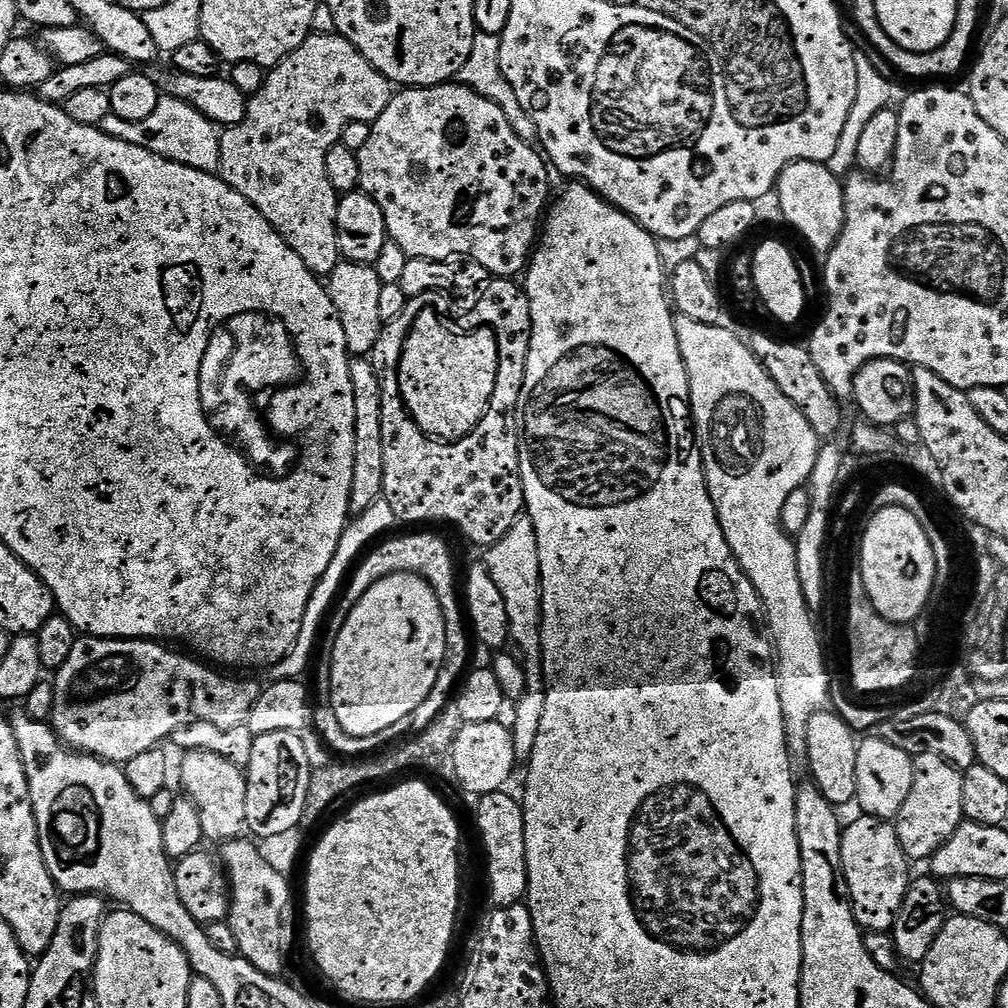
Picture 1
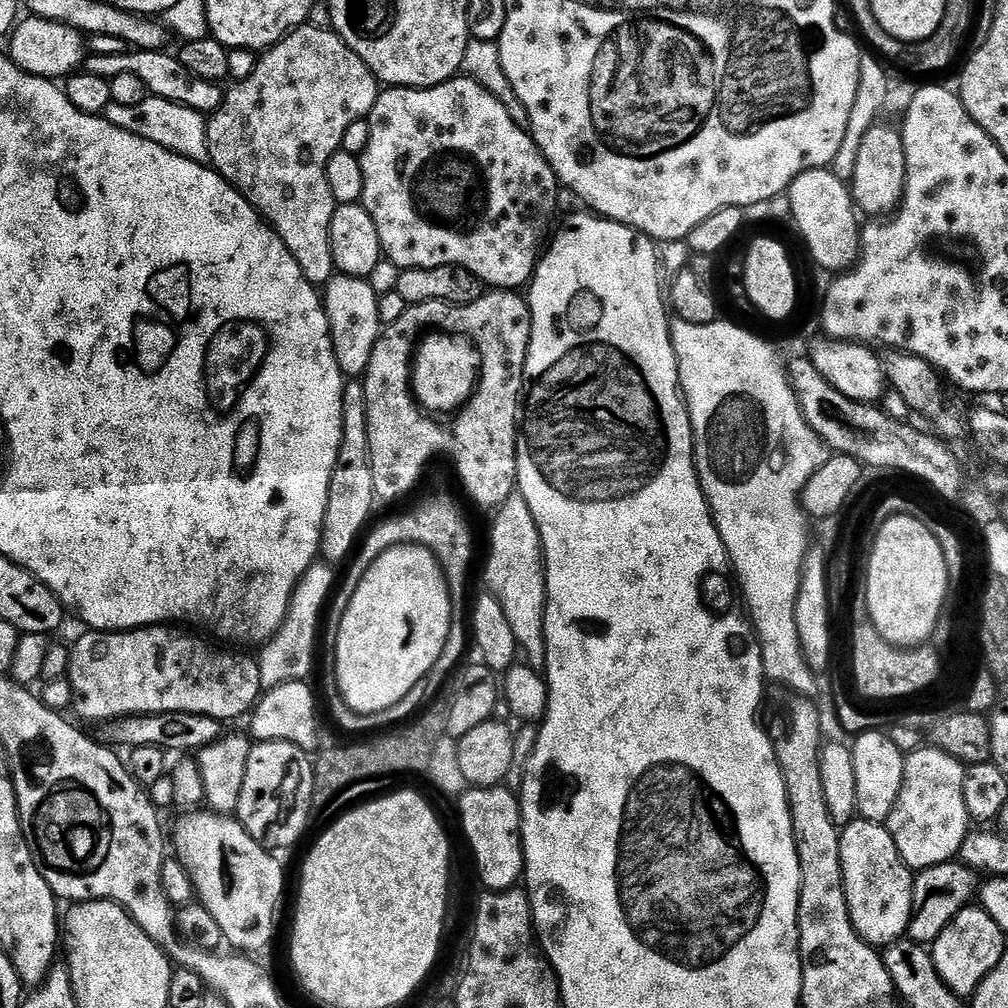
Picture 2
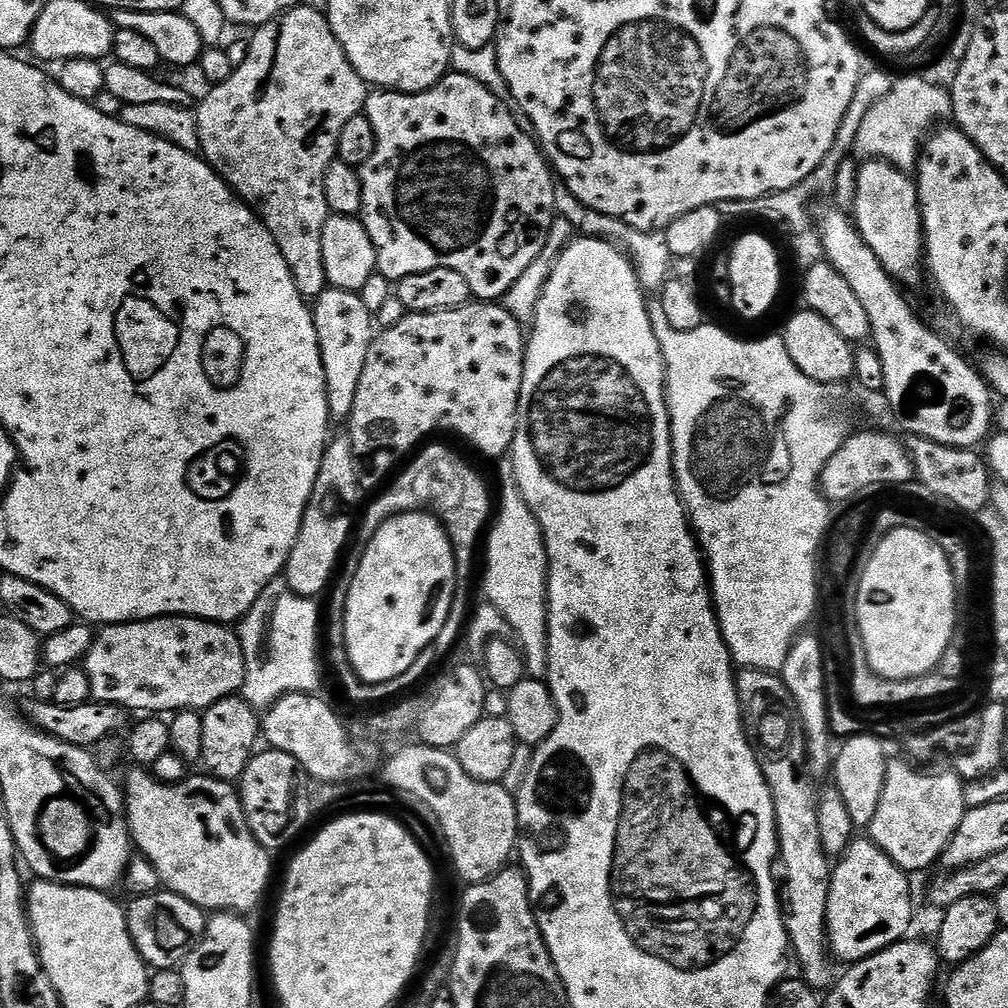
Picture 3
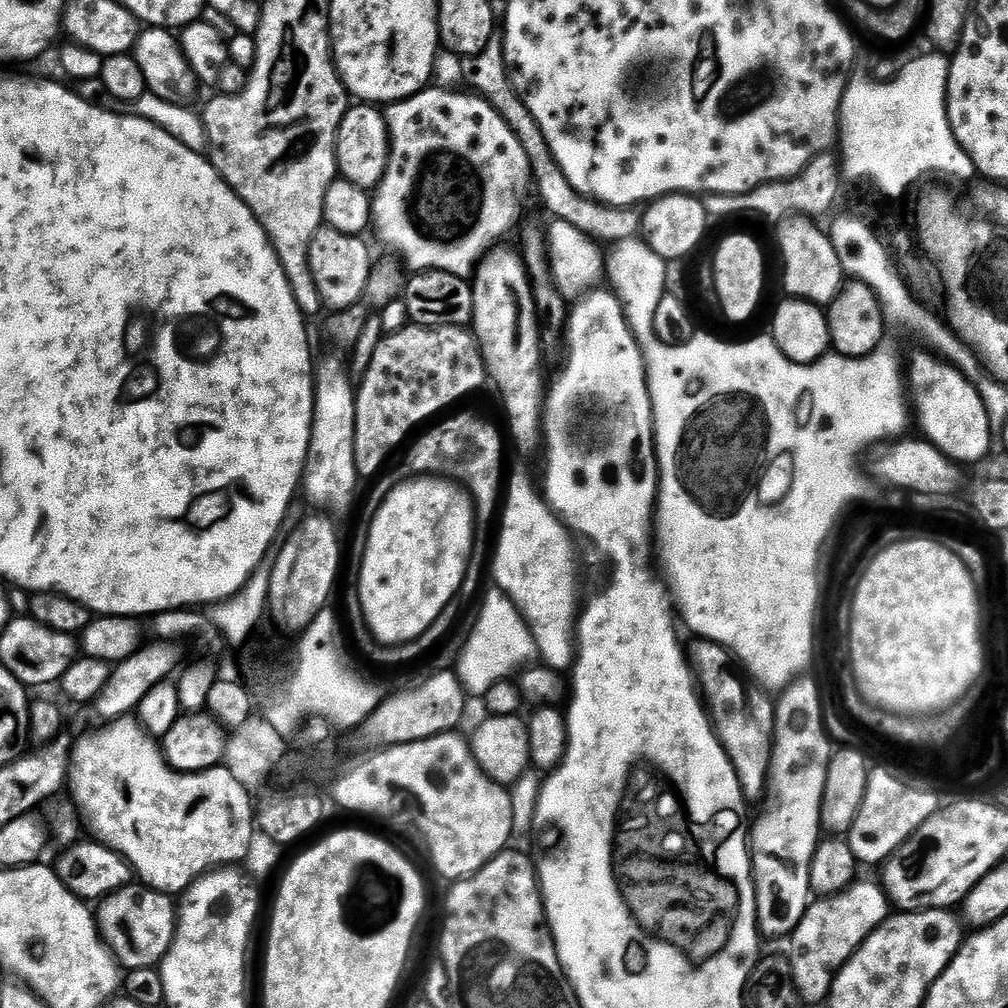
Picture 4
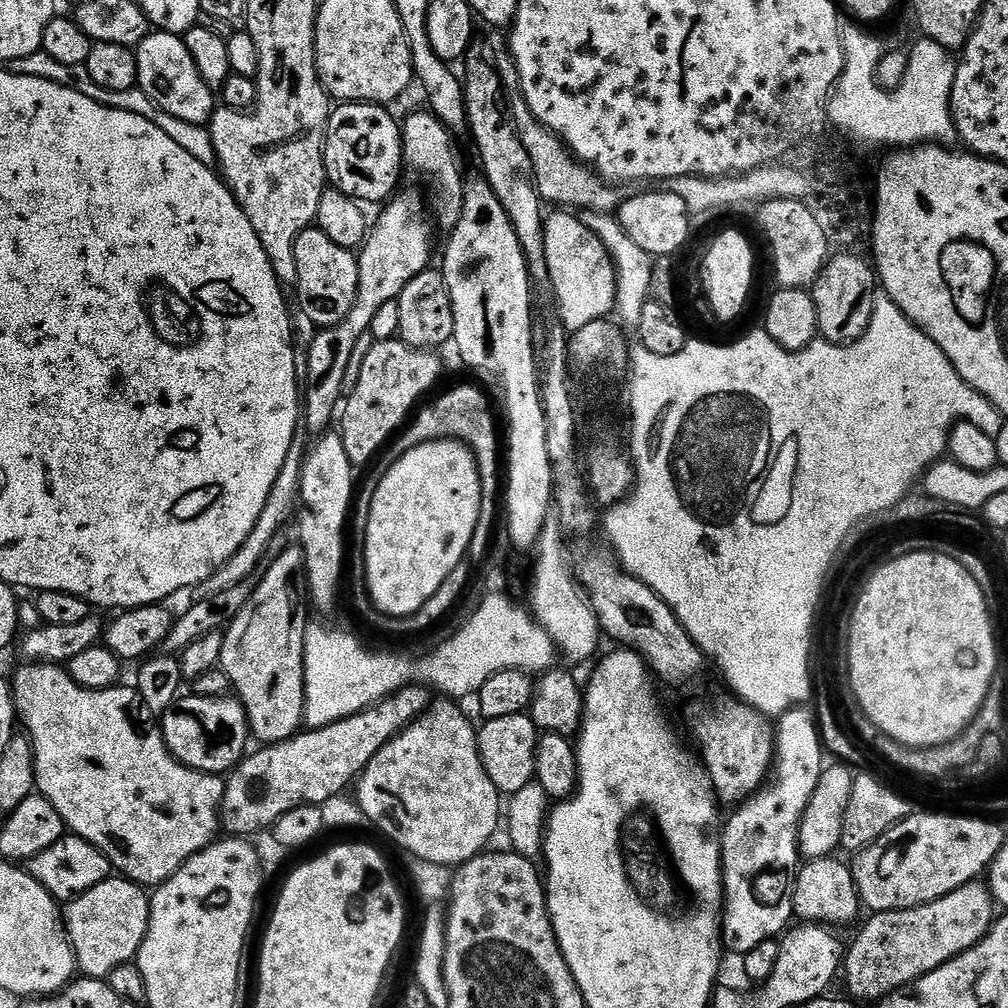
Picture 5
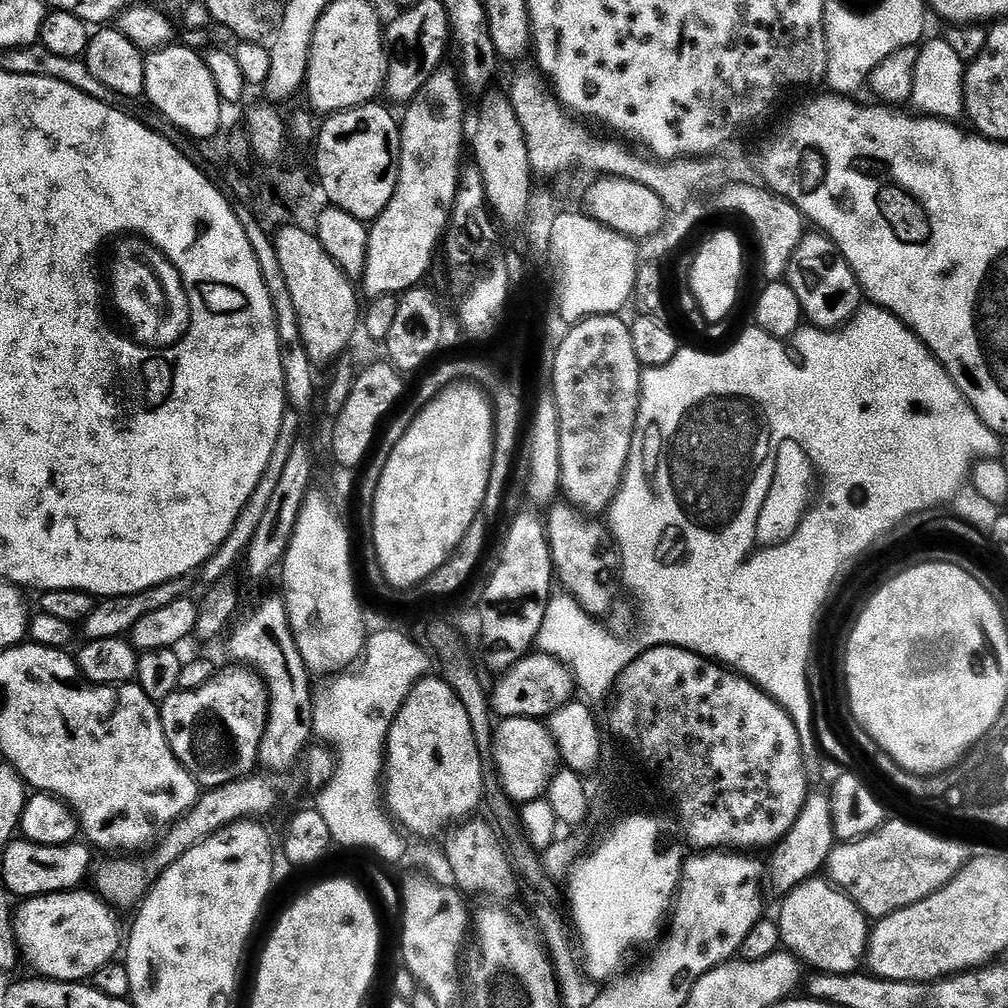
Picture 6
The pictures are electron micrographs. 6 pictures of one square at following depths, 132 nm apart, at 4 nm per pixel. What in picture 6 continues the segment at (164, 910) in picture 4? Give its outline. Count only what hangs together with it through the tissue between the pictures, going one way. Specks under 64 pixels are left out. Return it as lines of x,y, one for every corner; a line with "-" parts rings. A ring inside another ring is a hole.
73,890
70,892
52,892
49,896
33,896
19,905
14,927
18,933
22,950
28,954
29,960
37,968
41,977
49,980
64,980
67,984
87,981
95,977
98,970
113,963
122,952
122,932
120,936
120,920
115,916
113,905
95,891

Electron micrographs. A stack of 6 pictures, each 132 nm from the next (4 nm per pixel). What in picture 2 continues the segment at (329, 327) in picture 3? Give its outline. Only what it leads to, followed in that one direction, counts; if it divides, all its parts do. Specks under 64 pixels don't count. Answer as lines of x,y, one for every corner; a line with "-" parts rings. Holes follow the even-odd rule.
333,275
322,292
324,313
330,326
334,354
341,372
348,378
363,377
370,366
370,354
382,331
378,302
380,297
368,284
367,279
359,276

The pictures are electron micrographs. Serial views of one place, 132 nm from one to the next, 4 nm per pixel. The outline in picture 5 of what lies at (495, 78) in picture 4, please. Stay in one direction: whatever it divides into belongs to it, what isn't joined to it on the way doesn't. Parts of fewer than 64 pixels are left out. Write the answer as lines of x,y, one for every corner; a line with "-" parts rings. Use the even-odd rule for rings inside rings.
492,36
488,40
488,48
492,51
491,63
494,65
500,80
504,84
504,90
508,98
508,107
512,113
516,131
520,133
522,146
526,146
526,154
530,154
530,162
534,166
534,178
536,189
541,201
545,205
559,206
564,210
583,210
584,212
615,213
626,199
623,187
613,186
597,176
587,164
573,156
568,145
560,137
555,136
551,130
545,128
530,110
530,106
524,97
524,91
520,85
520,75
516,69
516,62
507,43
504,44
498,37

